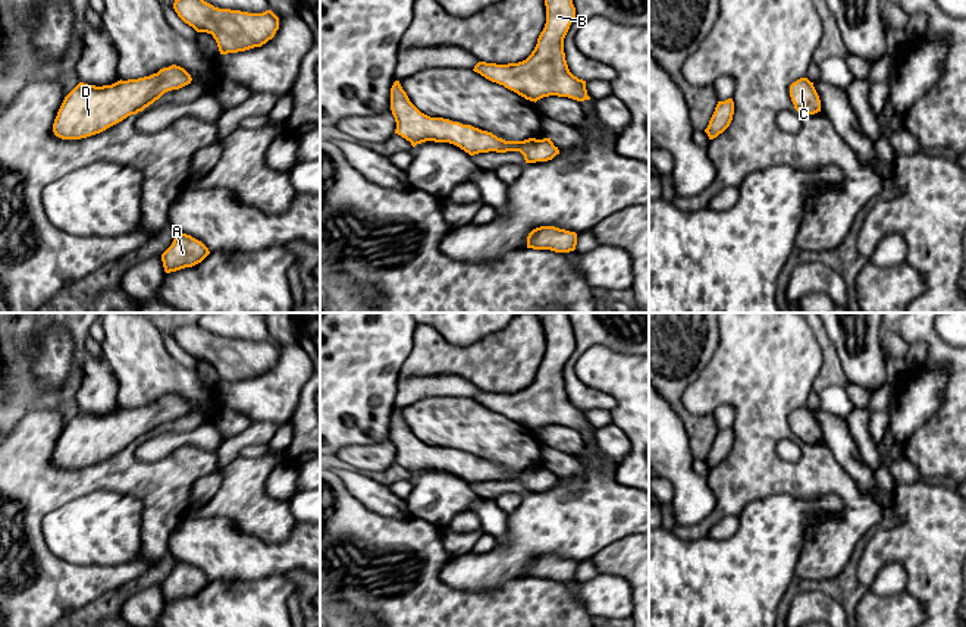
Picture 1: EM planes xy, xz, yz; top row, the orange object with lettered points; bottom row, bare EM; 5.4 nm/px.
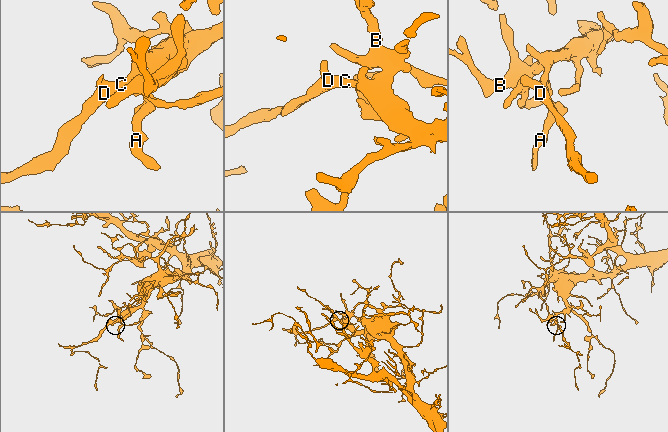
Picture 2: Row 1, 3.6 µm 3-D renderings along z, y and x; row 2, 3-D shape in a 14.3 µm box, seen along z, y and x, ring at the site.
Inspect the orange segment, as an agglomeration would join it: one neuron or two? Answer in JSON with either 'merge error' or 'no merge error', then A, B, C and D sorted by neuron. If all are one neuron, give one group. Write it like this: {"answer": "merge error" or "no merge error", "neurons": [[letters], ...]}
{"answer": "no merge error", "neurons": [["A", "B", "C", "D"]]}

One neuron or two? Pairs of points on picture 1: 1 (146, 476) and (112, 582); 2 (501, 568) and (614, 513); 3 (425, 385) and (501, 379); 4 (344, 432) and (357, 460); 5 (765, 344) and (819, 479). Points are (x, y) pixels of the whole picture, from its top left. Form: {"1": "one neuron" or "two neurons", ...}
{"1": "one neuron", "2": "one neuron", "3": "two neurons", "4": "two neurons", "5": "one neuron"}

